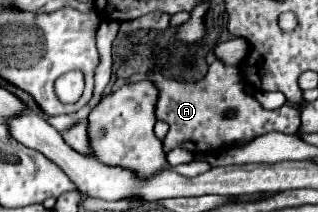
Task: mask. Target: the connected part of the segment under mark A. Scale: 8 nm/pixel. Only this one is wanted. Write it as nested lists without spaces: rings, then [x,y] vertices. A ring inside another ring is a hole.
[[[213,61],[209,65],[209,73],[199,83],[177,83],[159,73],[135,73],[125,79],[125,83],[135,83],[135,79],[151,79],[155,87],[159,87],[159,103],[157,103],[157,119],[169,125],[169,133],[163,141],[163,149],[169,151],[173,147],[183,147],[191,153],[203,155],[217,151],[219,147],[227,147],[233,141],[249,141],[257,135],[265,135],[271,131],[279,133],[295,133],[299,129],[299,109],[285,103],[279,109],[263,109],[255,97],[247,97],[243,91],[243,73],[237,65],[227,65],[223,61]],[[227,109],[235,109],[235,117],[225,119],[223,113]]]

